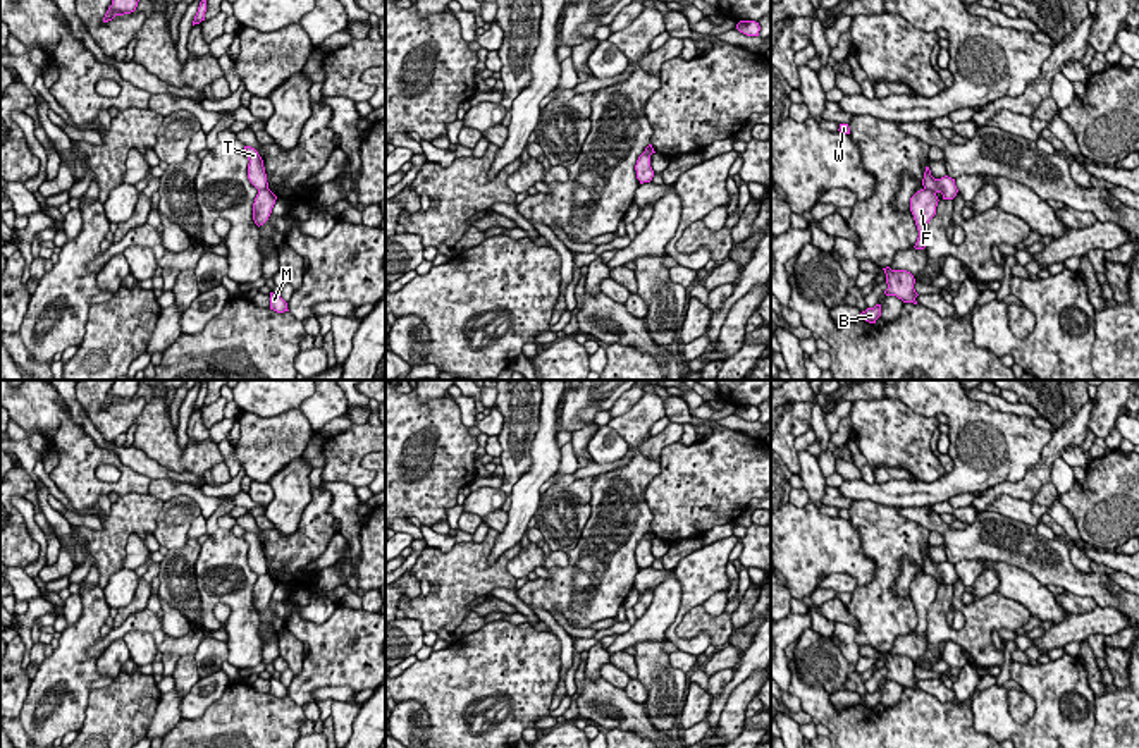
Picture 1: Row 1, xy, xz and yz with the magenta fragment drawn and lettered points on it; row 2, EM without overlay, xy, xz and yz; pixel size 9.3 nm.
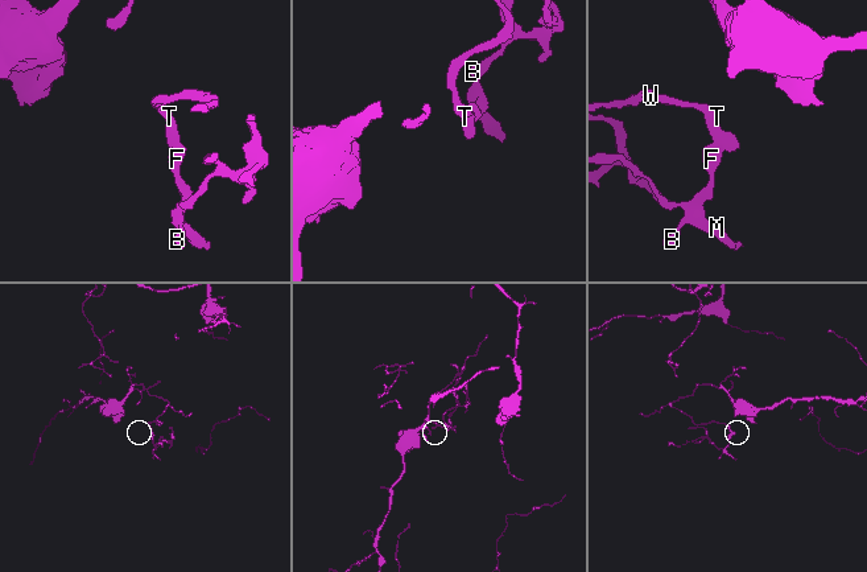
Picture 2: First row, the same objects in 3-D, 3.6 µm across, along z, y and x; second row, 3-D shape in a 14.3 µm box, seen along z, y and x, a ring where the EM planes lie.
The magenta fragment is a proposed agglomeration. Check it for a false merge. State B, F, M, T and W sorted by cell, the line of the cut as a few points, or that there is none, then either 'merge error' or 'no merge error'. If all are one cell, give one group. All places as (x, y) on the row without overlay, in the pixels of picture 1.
B F M / T W | yz (924, 573), (935, 578) | merge error

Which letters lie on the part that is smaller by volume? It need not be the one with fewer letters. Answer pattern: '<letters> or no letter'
B, F, M

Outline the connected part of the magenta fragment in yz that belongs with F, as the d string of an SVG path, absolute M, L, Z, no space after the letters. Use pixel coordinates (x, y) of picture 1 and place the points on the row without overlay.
M920 574L910 583L910 597L919 616L915 635L924 635L927 631L927 609L936 600L938 586L936 578L931 574Z

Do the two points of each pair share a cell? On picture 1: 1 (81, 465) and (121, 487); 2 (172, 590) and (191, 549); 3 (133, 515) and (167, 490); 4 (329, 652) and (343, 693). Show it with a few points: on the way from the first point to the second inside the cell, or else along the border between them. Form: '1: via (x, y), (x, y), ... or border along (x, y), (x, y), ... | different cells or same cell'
1: via (86, 475), (98, 487), (110, 487) | same cell
2: via (176, 580), (176, 570), (183, 559) | same cell
3: border along (148, 492), (164, 501) | different cells
4: border along (357, 692), (348, 686), (319, 686), (310, 695) | different cells

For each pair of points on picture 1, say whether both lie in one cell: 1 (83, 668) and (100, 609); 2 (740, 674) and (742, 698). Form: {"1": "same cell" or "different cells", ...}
{"1": "same cell", "2": "different cells"}

